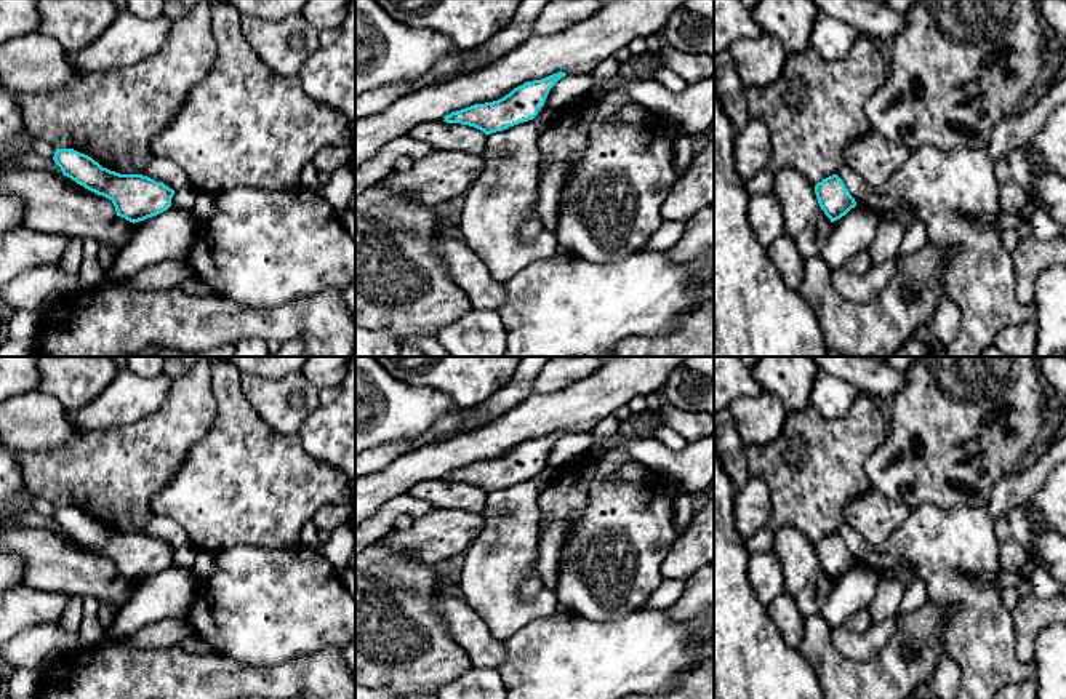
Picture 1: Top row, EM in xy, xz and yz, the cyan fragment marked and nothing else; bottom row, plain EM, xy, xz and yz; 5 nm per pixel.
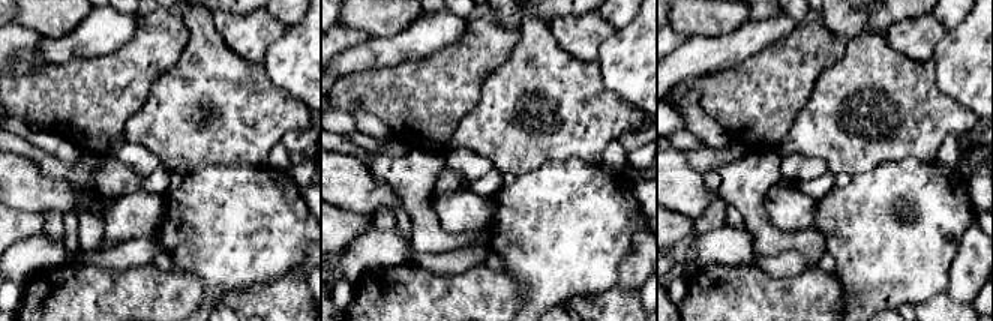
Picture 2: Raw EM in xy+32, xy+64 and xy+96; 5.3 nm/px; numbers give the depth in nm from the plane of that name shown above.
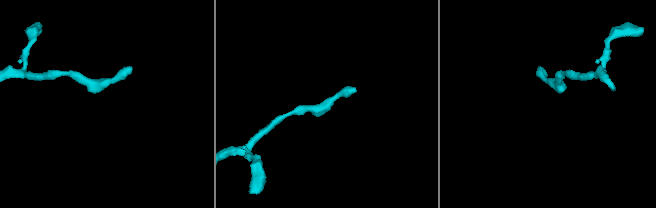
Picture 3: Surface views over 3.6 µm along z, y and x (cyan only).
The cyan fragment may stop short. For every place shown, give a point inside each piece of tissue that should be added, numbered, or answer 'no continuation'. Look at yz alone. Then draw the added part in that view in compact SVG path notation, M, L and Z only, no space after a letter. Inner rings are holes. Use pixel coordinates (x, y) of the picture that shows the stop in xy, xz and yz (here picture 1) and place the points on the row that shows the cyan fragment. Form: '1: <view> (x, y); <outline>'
no continuation

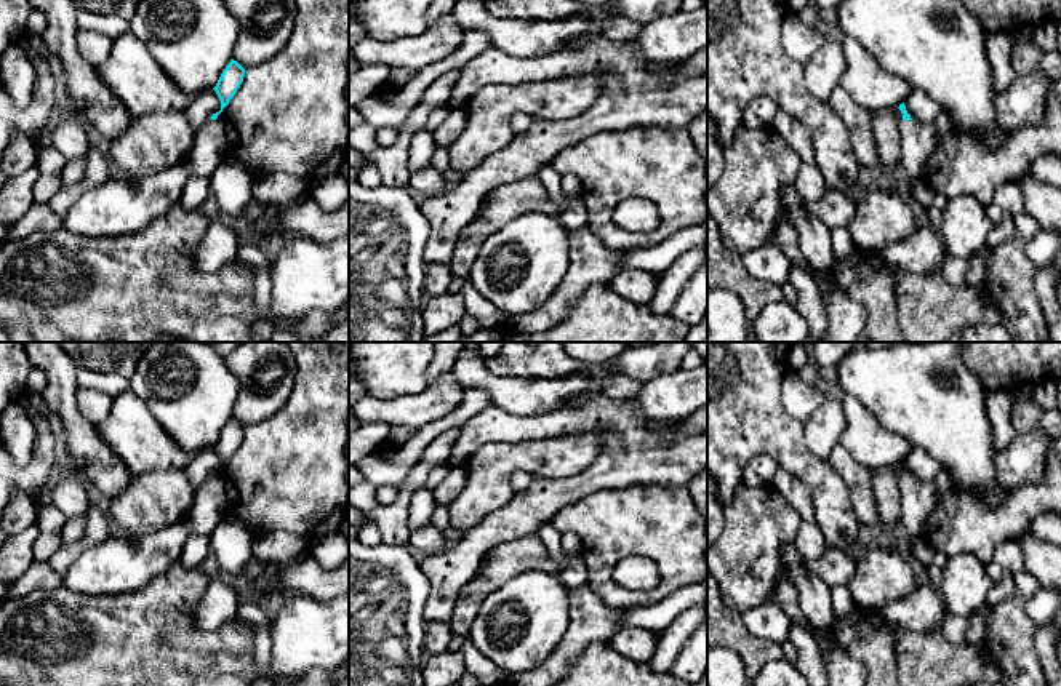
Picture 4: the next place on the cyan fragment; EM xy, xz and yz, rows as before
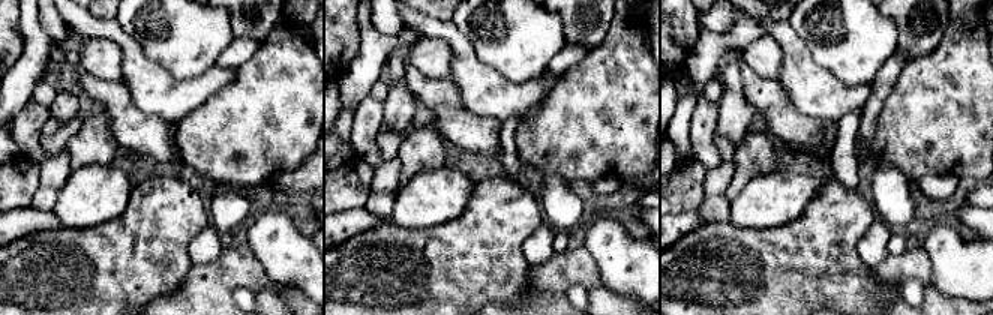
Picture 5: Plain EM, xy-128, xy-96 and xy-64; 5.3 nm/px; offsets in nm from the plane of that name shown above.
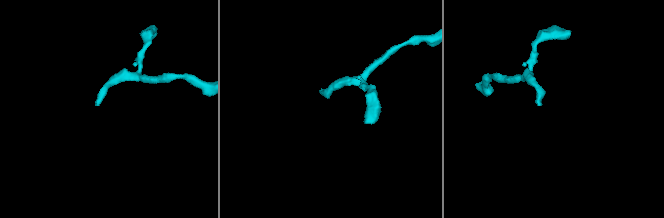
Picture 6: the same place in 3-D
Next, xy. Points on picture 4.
1: xy (119, 207); M219 114L195 133L186 163L157 173L107 179L88 189L66 213L62 229L83 237L138 233L181 200L190 177L210 177L227 155L227 147Z

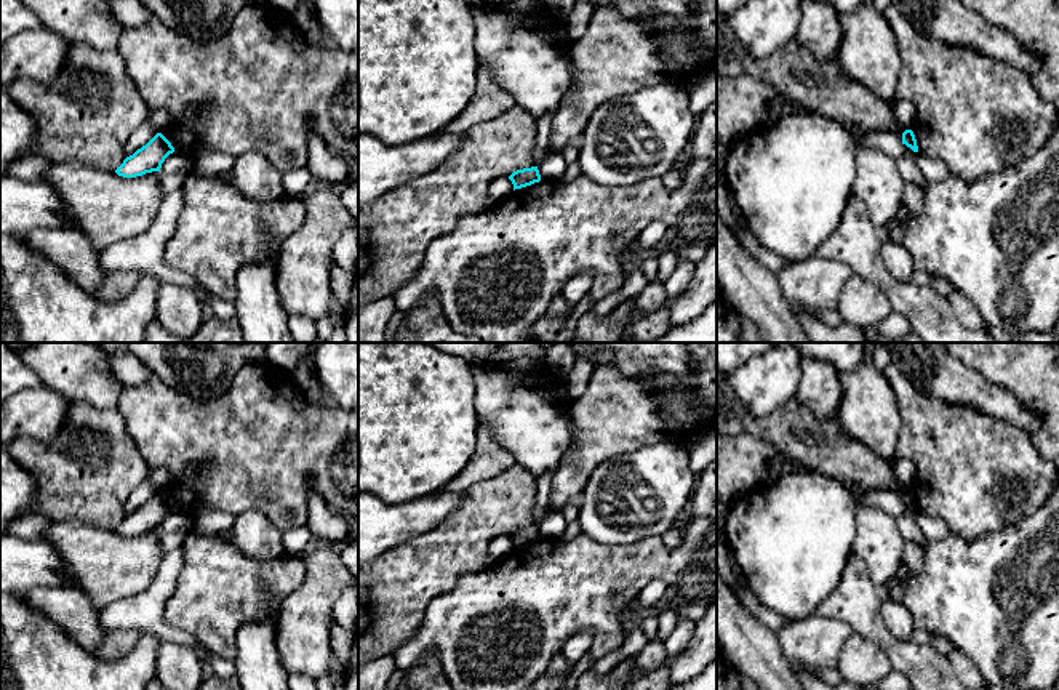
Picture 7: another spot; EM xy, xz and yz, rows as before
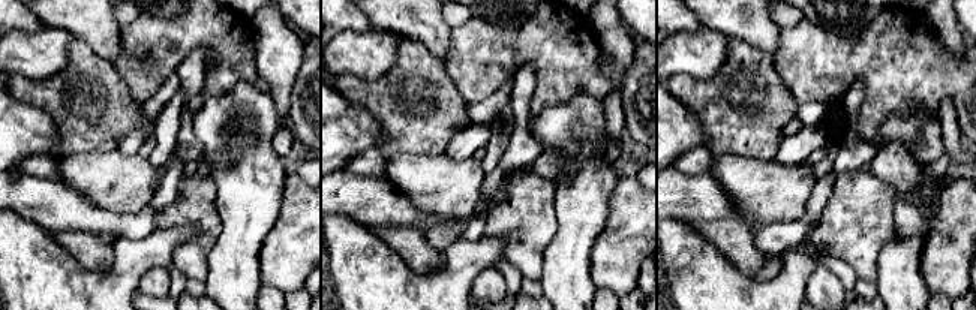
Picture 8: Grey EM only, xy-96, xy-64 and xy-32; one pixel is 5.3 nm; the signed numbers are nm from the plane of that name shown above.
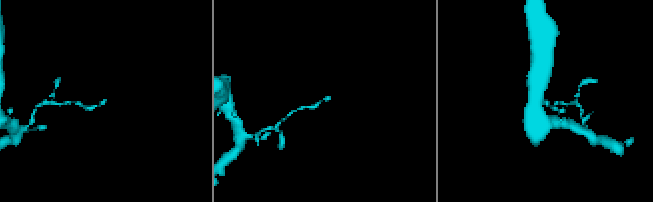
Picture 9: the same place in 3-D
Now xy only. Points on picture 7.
no continuation

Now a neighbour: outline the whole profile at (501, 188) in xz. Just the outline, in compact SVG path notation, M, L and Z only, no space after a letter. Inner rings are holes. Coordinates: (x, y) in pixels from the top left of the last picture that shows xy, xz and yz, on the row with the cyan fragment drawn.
M499 178L488 187L488 205L486 208L493 207L504 197L514 192L514 184L509 178Z

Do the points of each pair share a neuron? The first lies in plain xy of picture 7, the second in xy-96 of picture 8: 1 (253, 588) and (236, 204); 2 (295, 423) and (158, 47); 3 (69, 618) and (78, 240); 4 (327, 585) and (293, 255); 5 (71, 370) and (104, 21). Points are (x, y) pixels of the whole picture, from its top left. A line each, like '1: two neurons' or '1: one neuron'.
1: two neurons
2: one neuron
3: one neuron
4: one neuron
5: one neuron

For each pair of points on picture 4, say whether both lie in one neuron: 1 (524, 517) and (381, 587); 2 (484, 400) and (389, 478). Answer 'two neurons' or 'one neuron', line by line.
1: two neurons
2: one neuron

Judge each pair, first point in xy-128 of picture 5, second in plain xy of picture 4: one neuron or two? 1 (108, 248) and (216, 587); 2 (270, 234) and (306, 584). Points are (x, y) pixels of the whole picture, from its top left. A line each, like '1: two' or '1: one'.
1: two
2: two

